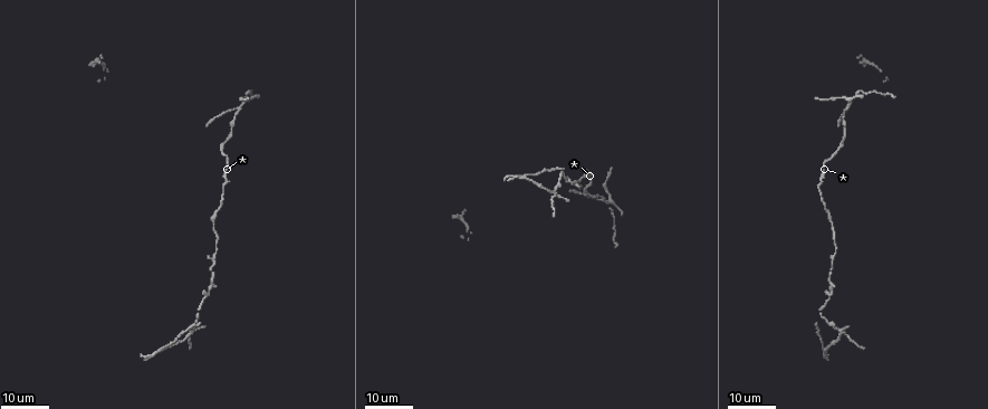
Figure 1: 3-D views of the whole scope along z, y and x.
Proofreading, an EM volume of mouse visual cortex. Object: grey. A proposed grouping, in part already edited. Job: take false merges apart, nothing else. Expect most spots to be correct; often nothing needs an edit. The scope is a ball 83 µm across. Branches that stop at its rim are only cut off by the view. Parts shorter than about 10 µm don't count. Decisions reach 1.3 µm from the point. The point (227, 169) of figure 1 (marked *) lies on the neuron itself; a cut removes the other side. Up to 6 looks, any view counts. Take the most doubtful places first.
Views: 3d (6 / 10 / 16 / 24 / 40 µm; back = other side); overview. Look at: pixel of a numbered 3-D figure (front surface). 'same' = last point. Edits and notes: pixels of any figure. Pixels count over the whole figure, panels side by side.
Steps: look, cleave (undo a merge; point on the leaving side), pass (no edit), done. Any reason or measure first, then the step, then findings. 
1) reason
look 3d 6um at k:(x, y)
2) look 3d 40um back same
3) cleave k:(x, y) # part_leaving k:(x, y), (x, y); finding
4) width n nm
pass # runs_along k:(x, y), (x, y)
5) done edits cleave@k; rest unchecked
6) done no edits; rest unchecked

arms part here
look 3d 16um at 1:(846, 106)

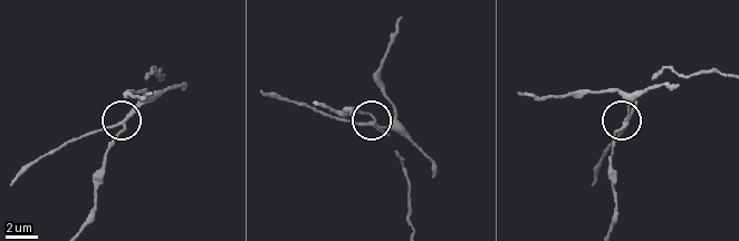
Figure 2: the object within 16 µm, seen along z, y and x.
look 3d 6um at 2:(627, 125)

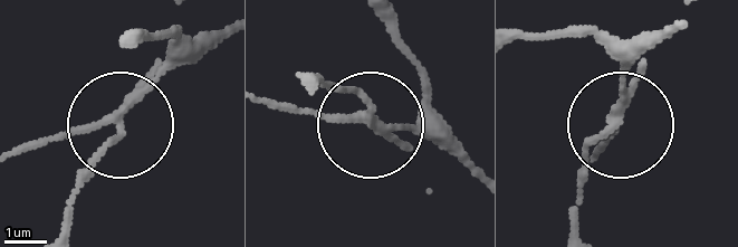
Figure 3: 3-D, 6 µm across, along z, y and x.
side_arm 15 um
cleave 3:(168, 58) # part_leaving 3:(124, 108), (21, 144); a second neuron is stuck on

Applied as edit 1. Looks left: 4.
two arms in line, one across
look 3d 16um at 1:(831, 292)

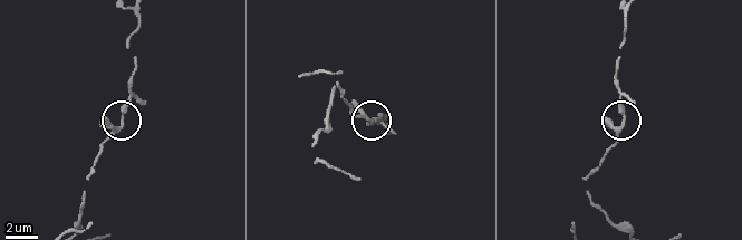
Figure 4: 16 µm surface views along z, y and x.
zoom in
look 3d 6um at 4:(624, 125)

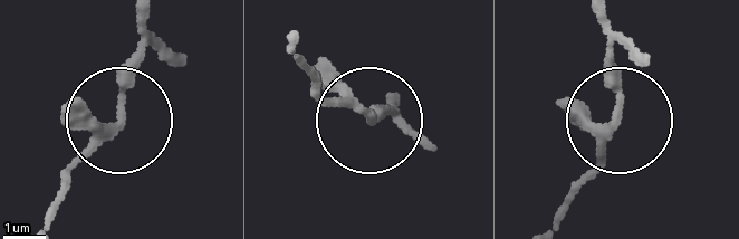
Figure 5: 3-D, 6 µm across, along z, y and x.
look 3d 6um back at 5:(612, 120)

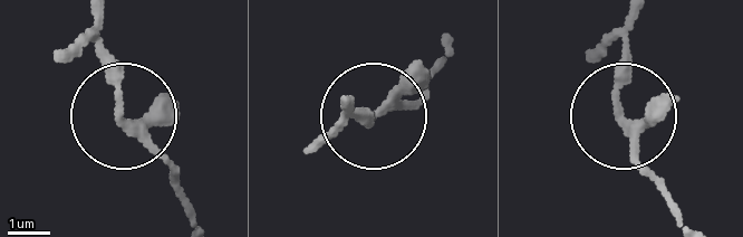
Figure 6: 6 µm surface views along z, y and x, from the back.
arms 3
pass # runs_along 6:(630, 15), (623, 111), (637, 154), (662, 182); all the same neuron

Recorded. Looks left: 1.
done edits cleave@3; rest unchecked

